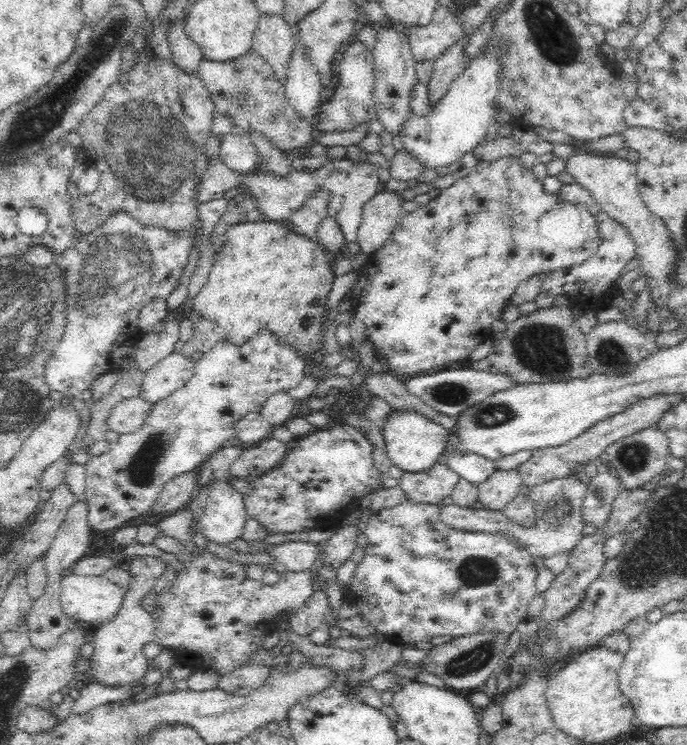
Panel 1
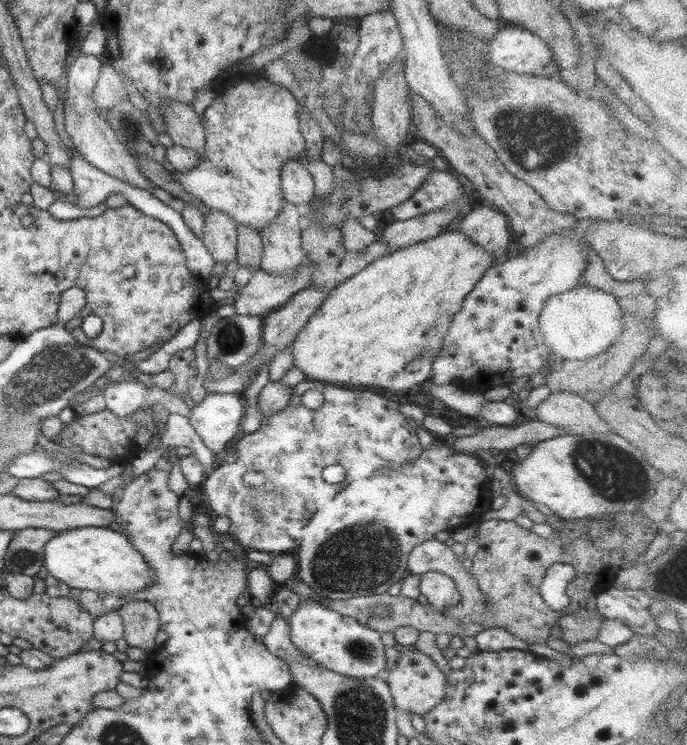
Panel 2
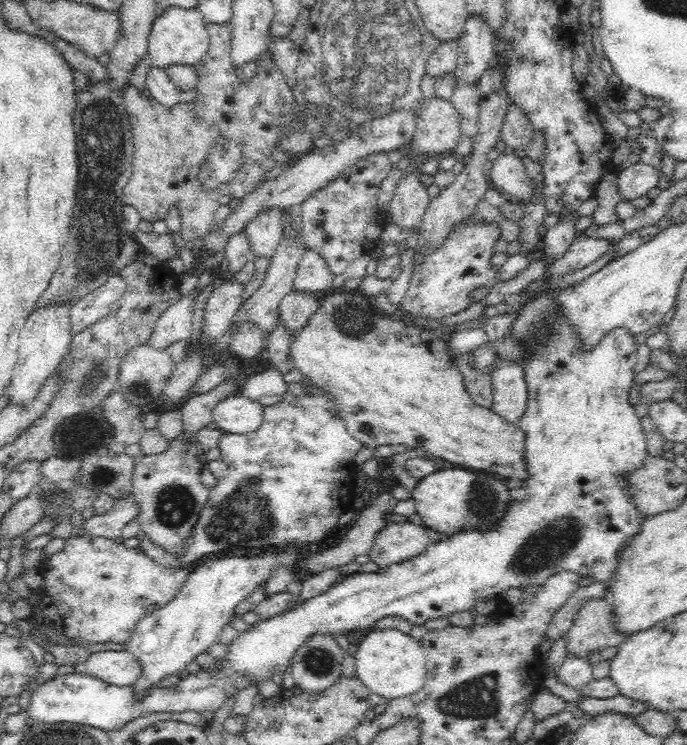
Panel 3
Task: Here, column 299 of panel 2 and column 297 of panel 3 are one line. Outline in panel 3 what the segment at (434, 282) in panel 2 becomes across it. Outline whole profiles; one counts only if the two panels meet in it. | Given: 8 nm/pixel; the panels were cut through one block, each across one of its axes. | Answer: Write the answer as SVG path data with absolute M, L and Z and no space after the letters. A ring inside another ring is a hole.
M358 288L346 292L338 290L331 296L325 298L324 302L318 306L318 310L313 312L312 316L302 326L302 330L294 332L292 346L290 346L290 359L294 367L298 369L305 377L306 382L313 388L323 389L334 398L336 402L336 411L344 419L348 433L362 443L363 448L377 448L384 445L404 445L408 449L422 449L428 452L431 458L438 461L452 462L458 464L462 469L474 469L476 471L484 470L486 473L494 472L502 478L518 478L526 480L528 478L528 467L525 459L525 432L518 424L511 424L491 409L483 408L472 401L463 384L463 375L458 371L454 364L452 353L447 346L446 338L438 332L428 330L421 326L416 326L406 320L395 319L379 311L372 299L367 298Z

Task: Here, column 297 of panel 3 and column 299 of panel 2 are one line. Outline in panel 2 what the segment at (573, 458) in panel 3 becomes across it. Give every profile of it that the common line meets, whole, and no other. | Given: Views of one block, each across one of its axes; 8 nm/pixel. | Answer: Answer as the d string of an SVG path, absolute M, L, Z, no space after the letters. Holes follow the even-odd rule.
M302 599L288 618L292 644L318 666L350 678L376 678L385 673L386 648L378 631L362 626L355 618L344 616L316 599Z

